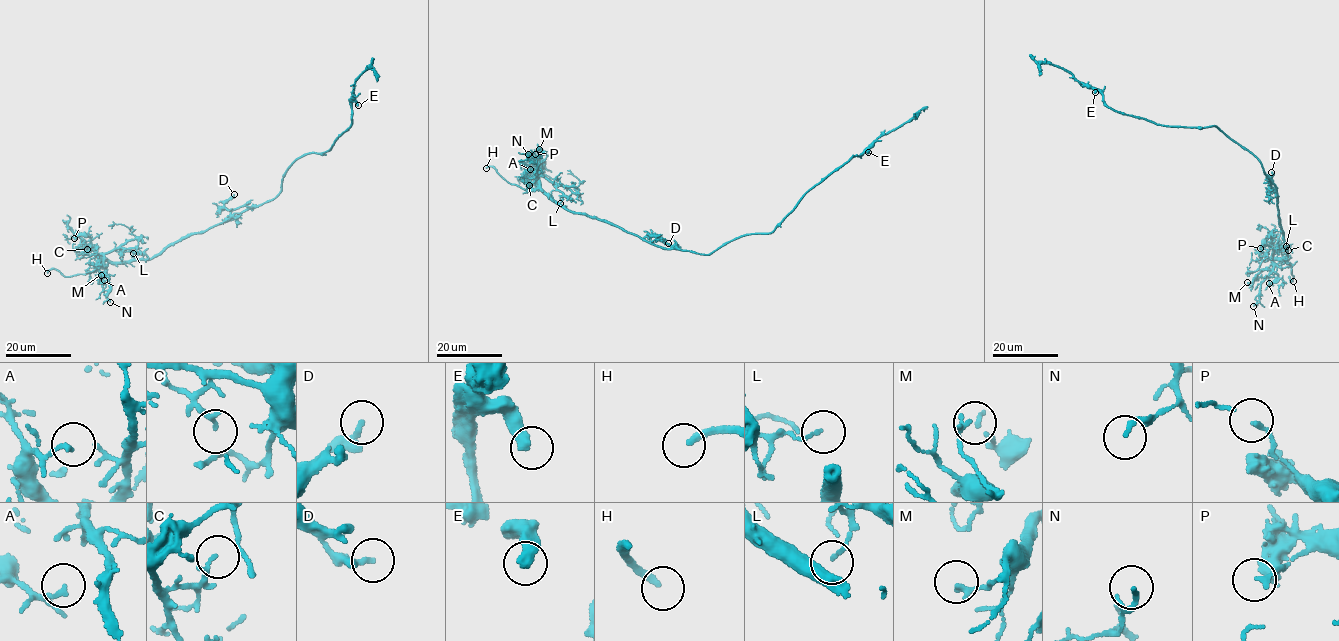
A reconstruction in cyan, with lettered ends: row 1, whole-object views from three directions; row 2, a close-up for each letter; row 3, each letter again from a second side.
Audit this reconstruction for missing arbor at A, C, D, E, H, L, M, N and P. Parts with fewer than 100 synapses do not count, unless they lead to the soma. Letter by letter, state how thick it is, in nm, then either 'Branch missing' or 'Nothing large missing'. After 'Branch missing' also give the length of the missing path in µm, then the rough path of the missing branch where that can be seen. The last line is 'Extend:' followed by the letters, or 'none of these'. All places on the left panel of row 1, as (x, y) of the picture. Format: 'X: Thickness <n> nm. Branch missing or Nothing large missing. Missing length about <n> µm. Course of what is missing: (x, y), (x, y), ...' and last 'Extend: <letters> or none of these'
A: Thickness 160 nm. Nothing large missing
C: Thickness 150 nm. Nothing large missing
D: Thickness 240 nm. Nothing large missing
E: Thickness 360 nm. Nothing large missing
H: Thickness 260 nm. Branch missing. Missing length about 30 µm. Course of what is missing: (47, 273), (48, 275), (41, 278), (21, 280), (15, 280), (14, 273)
L: Thickness 110 nm. Nothing large missing
M: Thickness 170 nm. Nothing large missing
N: Thickness 150 nm. Nothing large missing
P: Thickness 160 nm. Nothing large missing
Extend: H

